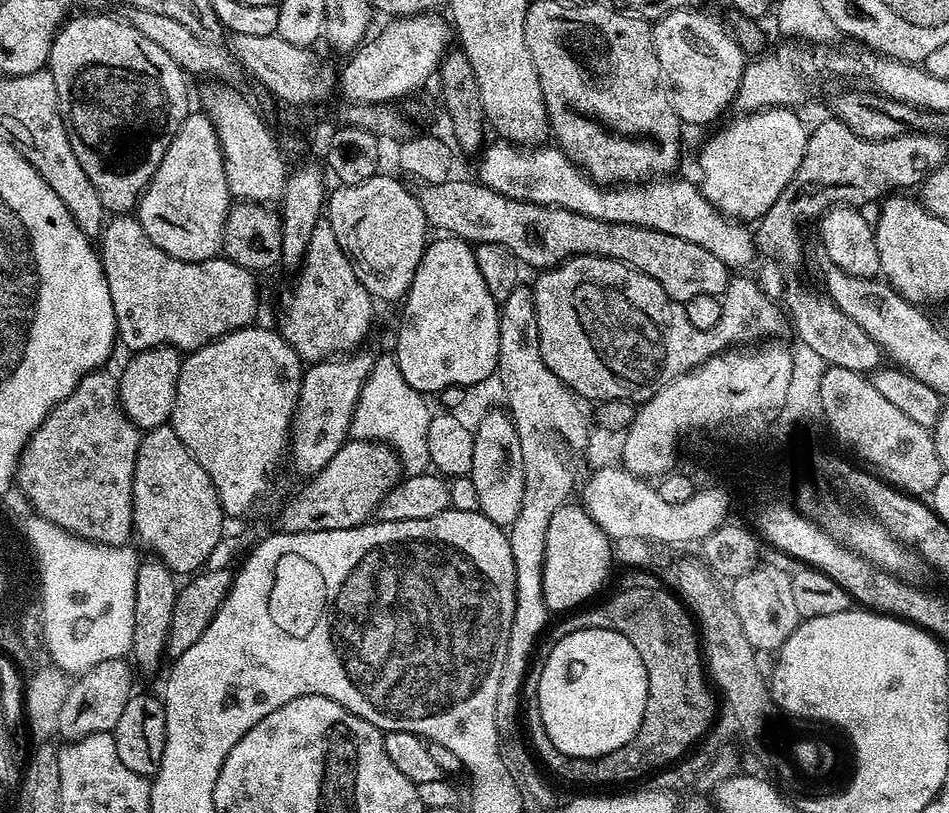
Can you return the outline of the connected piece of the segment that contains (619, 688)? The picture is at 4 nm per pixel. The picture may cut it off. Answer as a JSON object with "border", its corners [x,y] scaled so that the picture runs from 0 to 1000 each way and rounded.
{"border":[[[614,772],[605,780],[596,780],[596,785],[585,788],[581,796],[582,798],[579,800],[577,808],[574,809],[573,818],[570,819],[569,828],[567,828],[567,873],[571,883],[571,893],[575,898],[580,913],[584,913],[584,918],[588,923],[592,923],[592,927],[605,930],[609,935],[634,932],[639,927],[650,925],[655,918],[660,918],[660,913],[664,913],[664,908],[668,908],[668,903],[677,888],[677,878],[681,873],[681,854],[683,852],[681,819],[677,819],[677,809],[672,809],[672,800],[668,800],[668,790],[664,790],[664,785],[642,772]]]}

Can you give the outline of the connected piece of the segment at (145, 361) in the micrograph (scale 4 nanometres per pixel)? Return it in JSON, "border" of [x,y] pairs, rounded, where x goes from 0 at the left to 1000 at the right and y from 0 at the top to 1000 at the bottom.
{"border":[[[165,426],[138,434],[135,449],[124,458],[126,498],[144,526],[155,529],[178,520],[181,515],[183,485],[188,475],[191,434],[184,428]]]}

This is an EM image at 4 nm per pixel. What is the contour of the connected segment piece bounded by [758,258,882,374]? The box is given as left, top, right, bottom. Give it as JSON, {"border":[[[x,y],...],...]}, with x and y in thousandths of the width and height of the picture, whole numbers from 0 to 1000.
{"border":[[[812,317],[804,322],[806,325],[802,327],[801,339],[799,338],[800,352],[808,364],[815,367],[822,367],[826,359],[824,378],[832,395],[834,407],[835,403],[839,407],[839,418],[842,422],[854,426],[875,450],[911,460],[928,451],[927,424],[921,421],[921,416],[917,416],[917,411],[913,411],[913,406],[908,406],[904,396],[900,396],[900,391],[894,391],[891,386],[887,386],[884,376],[867,358],[859,359],[847,349],[830,349],[826,354],[825,332],[827,331]]]}

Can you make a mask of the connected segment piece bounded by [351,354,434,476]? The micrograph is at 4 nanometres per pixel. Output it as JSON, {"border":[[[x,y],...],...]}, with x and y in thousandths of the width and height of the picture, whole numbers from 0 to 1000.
{"border":[[[397,437],[384,474],[381,485],[371,506],[370,535],[376,541],[396,541],[414,552],[421,574],[431,585],[440,585],[453,576],[453,549],[449,549],[449,533],[453,529],[456,503],[451,503],[448,483],[436,480],[424,465],[416,437]]]}

